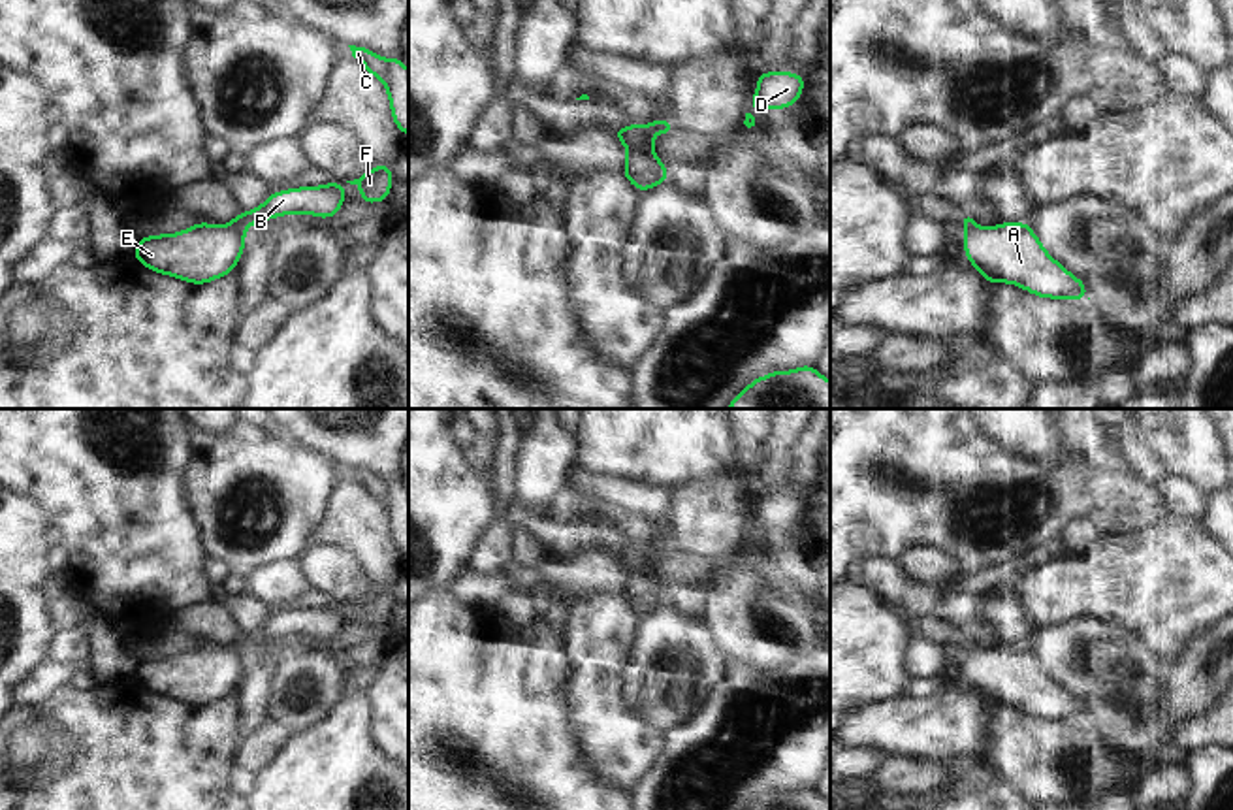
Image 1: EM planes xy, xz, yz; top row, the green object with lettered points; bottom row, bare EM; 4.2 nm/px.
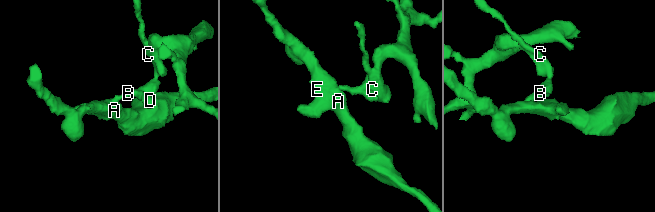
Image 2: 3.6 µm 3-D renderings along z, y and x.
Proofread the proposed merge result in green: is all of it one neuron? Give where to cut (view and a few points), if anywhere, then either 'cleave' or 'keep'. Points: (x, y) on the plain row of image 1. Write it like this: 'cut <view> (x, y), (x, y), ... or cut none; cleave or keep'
cut xy (223, 647), (243, 654); cleave

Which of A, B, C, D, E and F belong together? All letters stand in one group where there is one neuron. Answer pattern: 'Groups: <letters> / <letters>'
Groups: A E / B C D F.

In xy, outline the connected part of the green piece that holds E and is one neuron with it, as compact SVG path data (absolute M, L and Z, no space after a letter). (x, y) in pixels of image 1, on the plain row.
M198 644L177 656L139 659L134 682L160 697L205 706L232 695L243 672L245 654Z

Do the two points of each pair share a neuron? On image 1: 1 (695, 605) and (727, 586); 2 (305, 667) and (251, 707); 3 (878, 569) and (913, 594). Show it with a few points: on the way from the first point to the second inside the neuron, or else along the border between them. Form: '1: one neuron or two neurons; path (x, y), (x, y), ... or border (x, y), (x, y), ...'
1: two neurons; border (704, 590), (704, 611), (701, 616)
2: two neurons; border (290, 654), (275, 669), (262, 718)
3: one neuron; path (887, 579), (904, 594)

